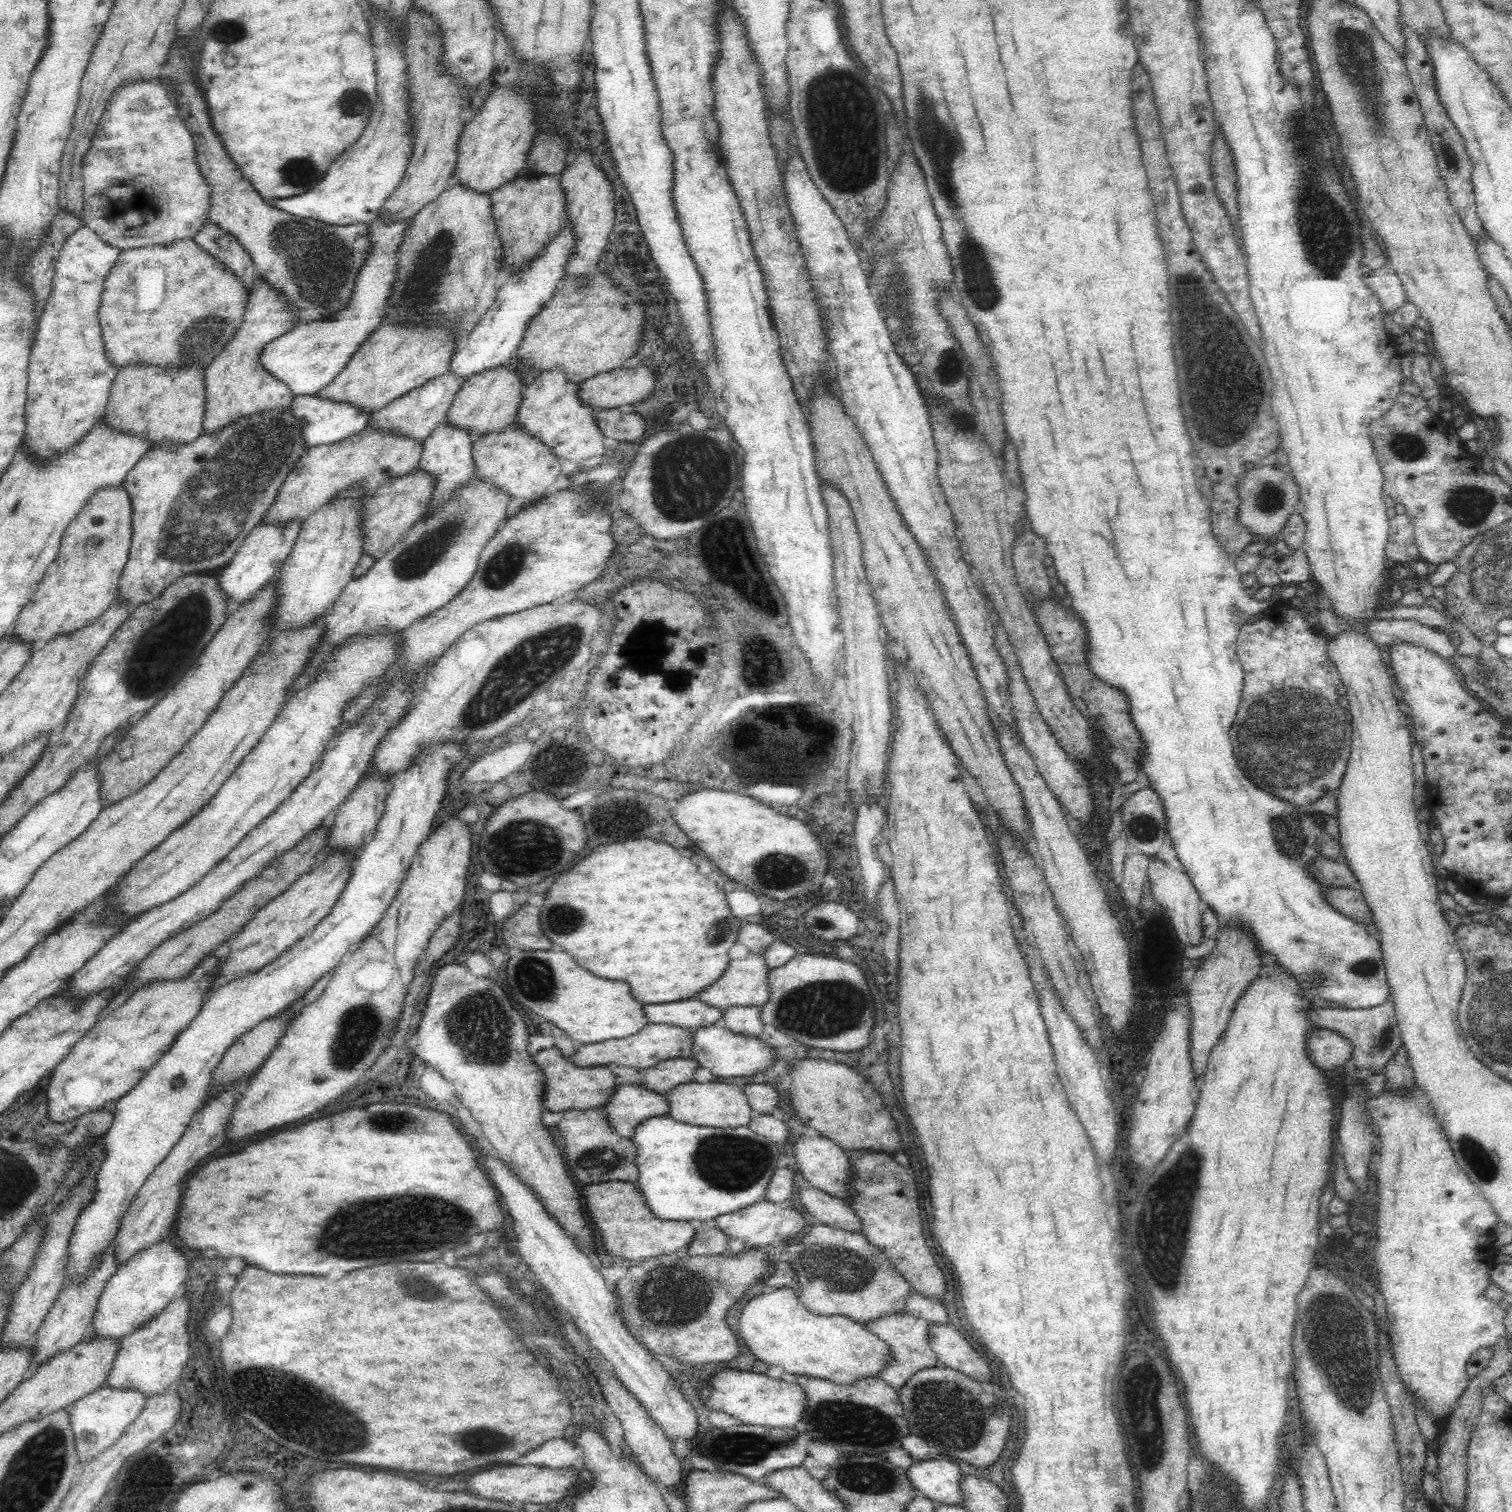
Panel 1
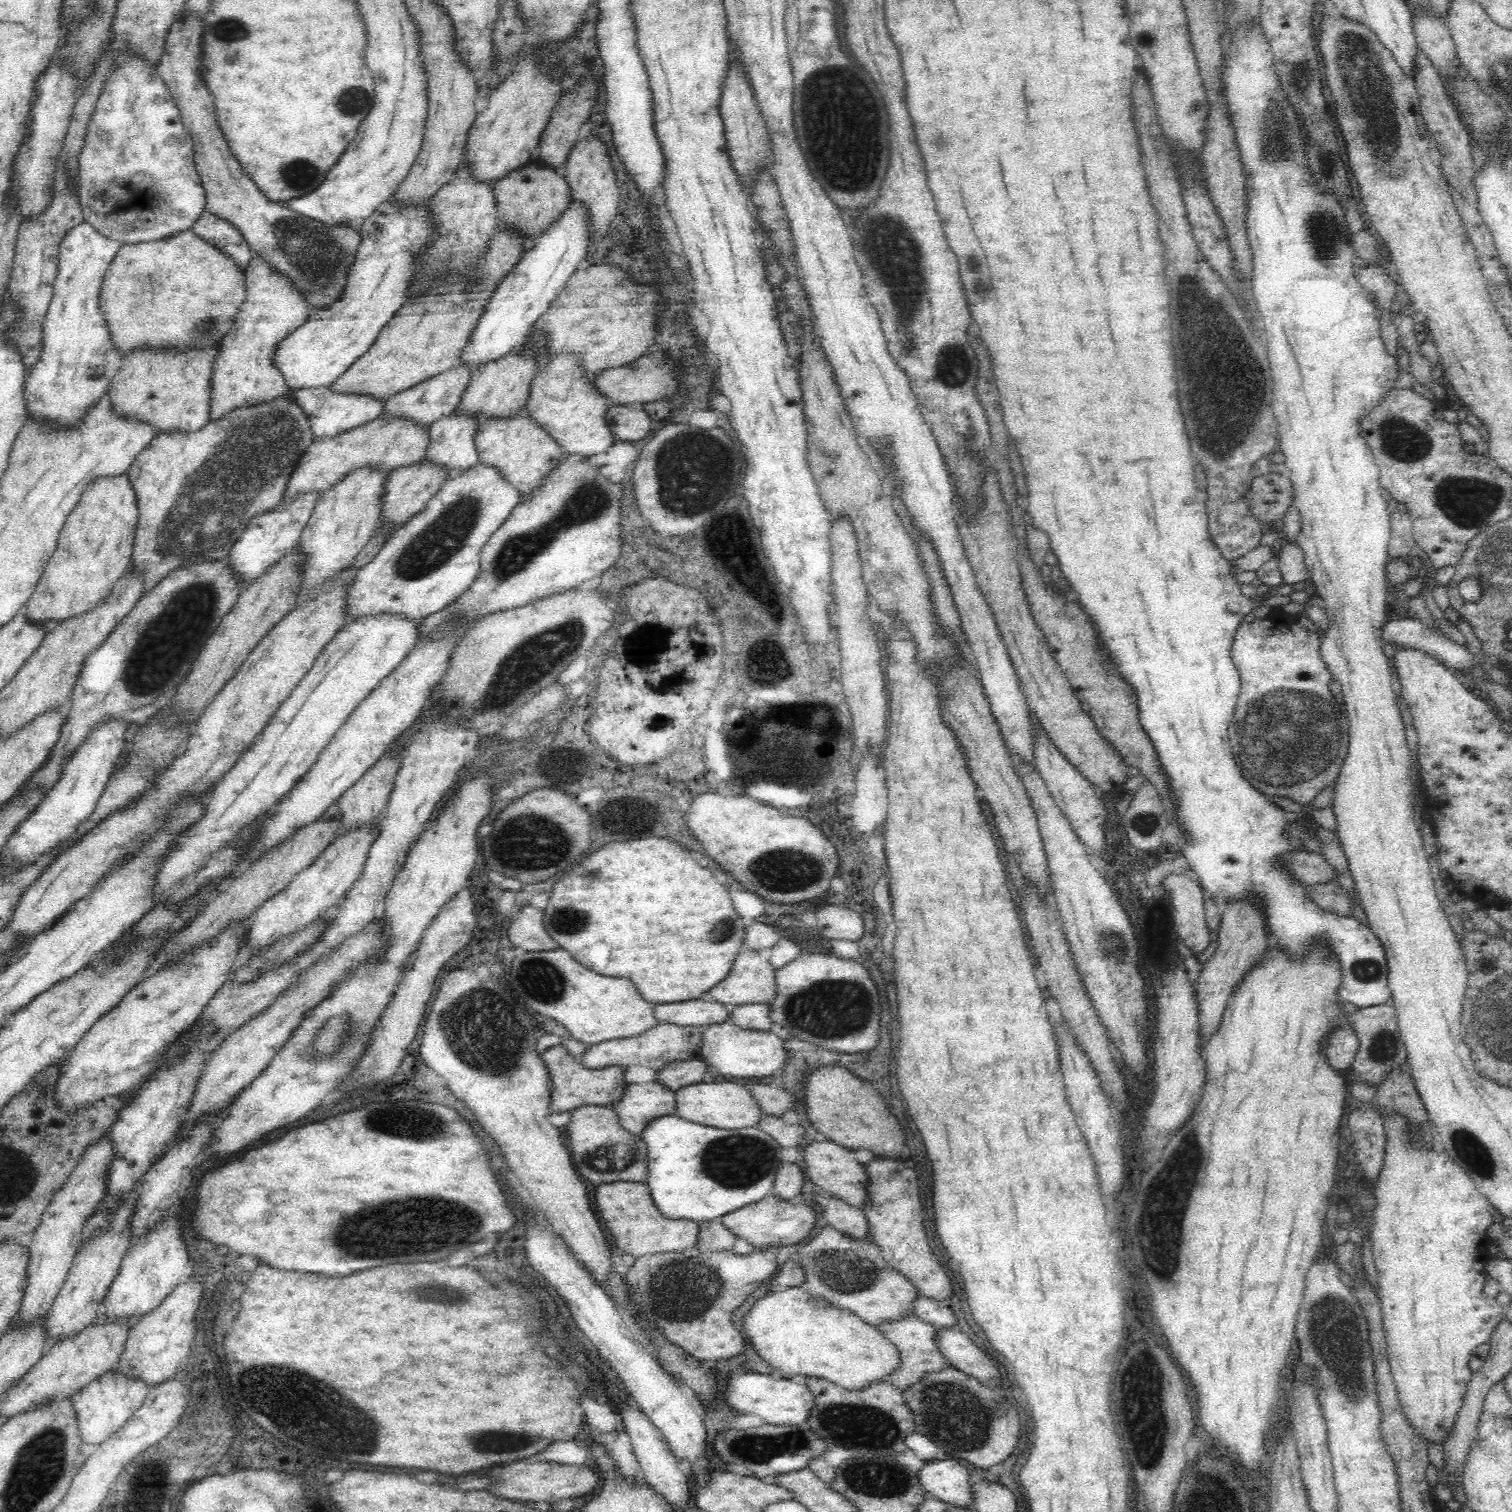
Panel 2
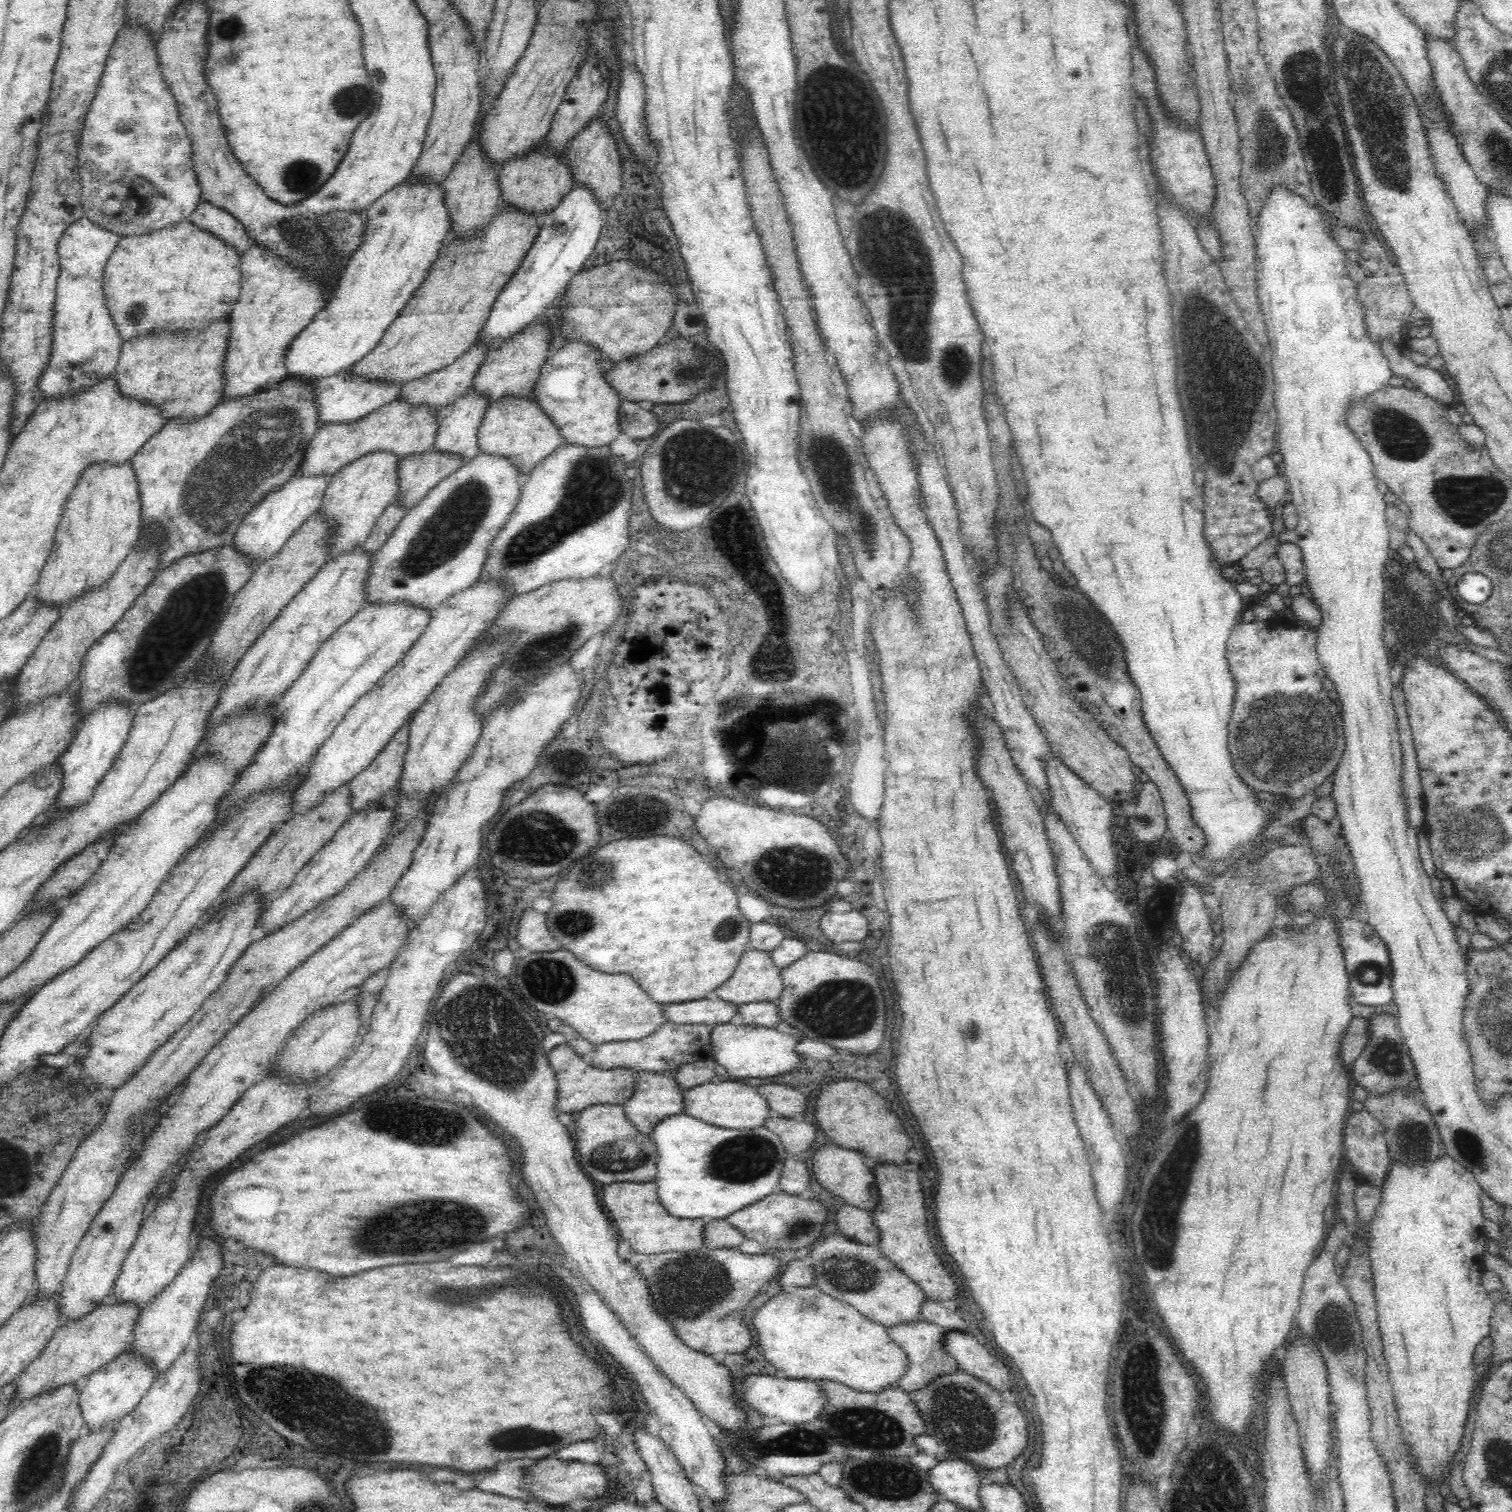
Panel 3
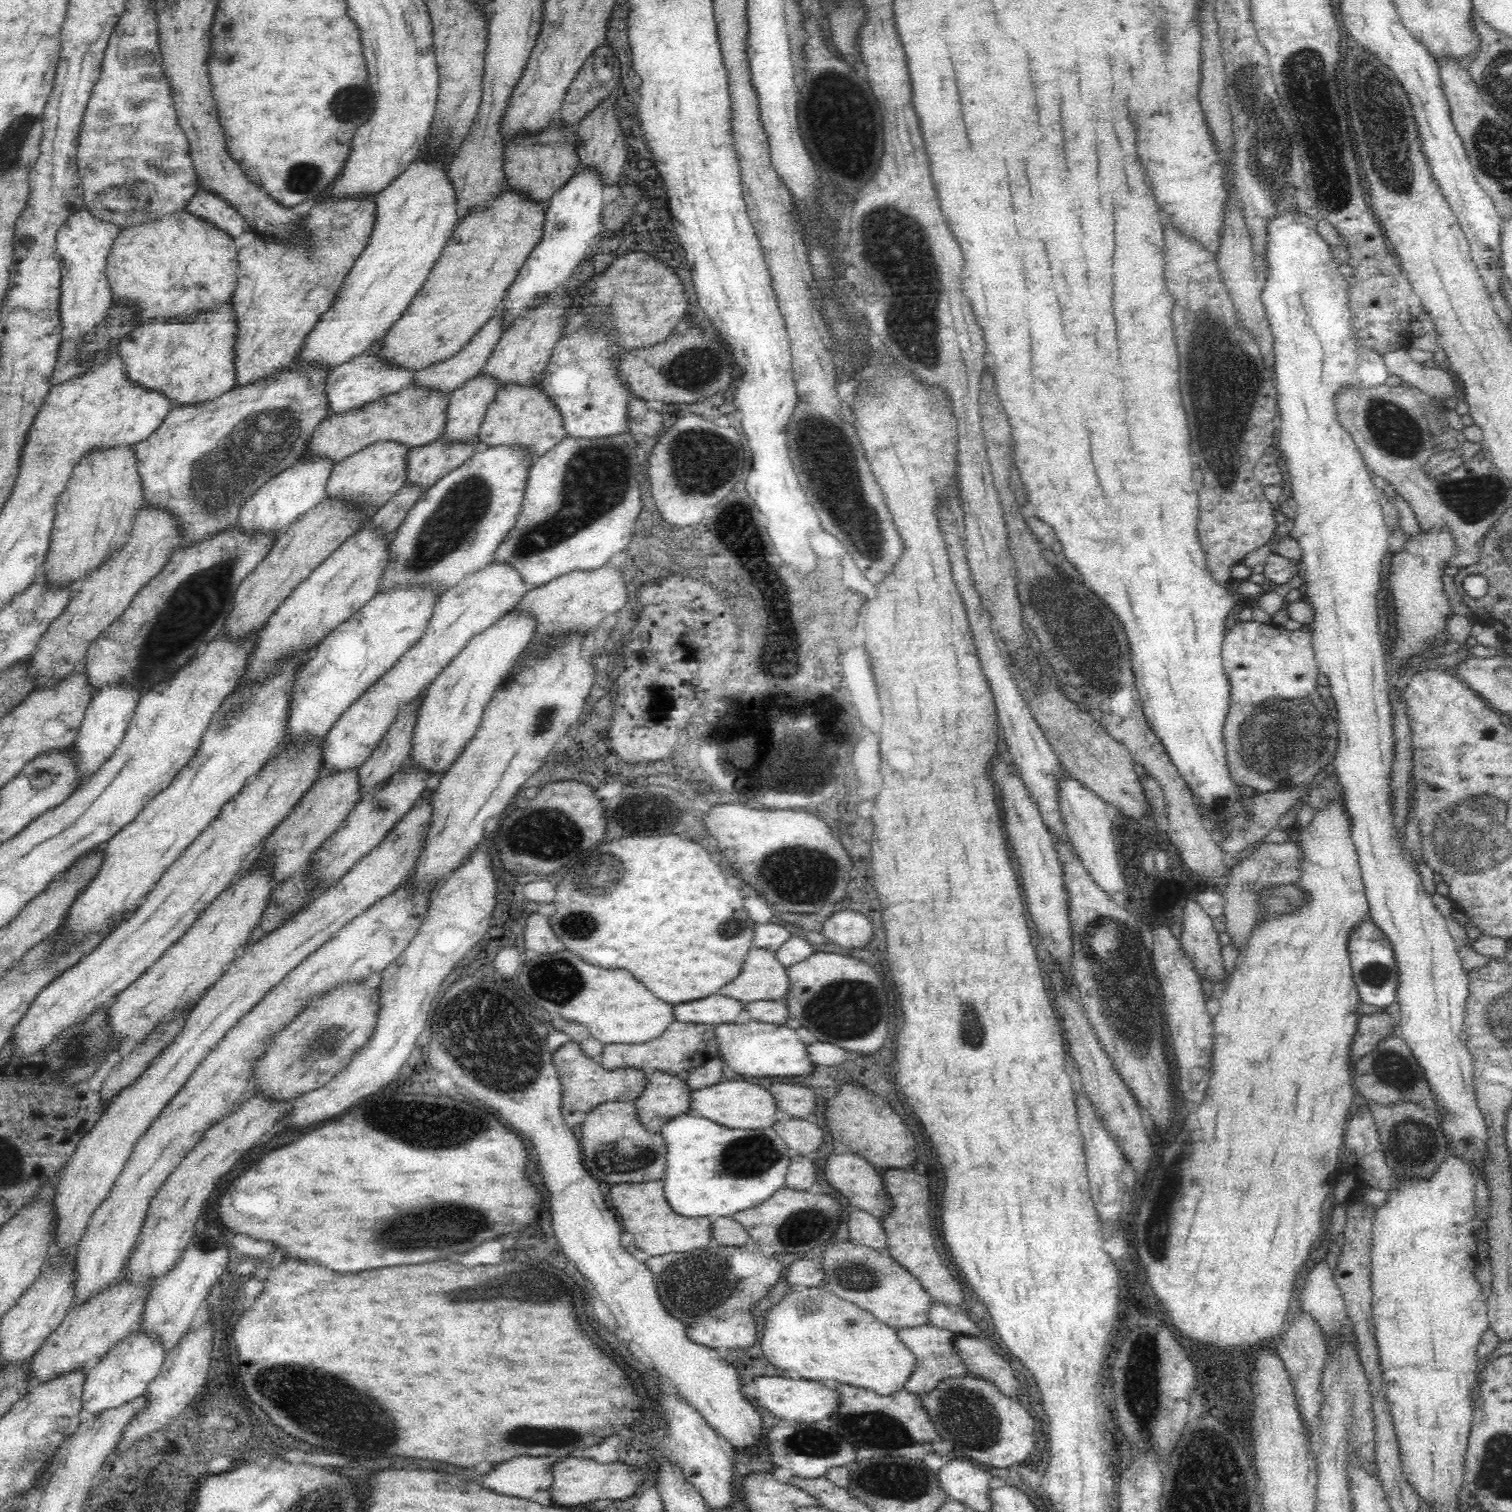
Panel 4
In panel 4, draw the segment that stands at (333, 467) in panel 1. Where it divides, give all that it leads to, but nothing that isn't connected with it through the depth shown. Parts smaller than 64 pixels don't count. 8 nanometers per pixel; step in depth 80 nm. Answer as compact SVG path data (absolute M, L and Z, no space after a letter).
M409 384L400 393L364 405L351 413L330 413L314 430L307 444L306 457L310 461L328 457L328 461L335 465L377 442L400 443L406 445L408 450L430 444L444 433L444 414L448 401L447 394L415 388Z

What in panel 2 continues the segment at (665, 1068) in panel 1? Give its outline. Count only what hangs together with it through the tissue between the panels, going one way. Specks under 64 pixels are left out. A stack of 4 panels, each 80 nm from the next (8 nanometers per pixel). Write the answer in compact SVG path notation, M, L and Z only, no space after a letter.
M700 1058L670 1060L666 1066L654 1071L654 1081L673 1091L682 1086L702 1082L702 1074L708 1068Z

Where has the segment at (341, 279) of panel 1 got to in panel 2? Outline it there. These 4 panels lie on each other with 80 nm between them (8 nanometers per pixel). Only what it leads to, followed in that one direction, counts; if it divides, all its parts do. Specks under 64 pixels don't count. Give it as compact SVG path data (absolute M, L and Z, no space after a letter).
M188 18L184 22L180 22L180 20L176 22L167 34L160 62L156 66L178 107L184 128L188 134L191 134L195 169L198 171L206 191L205 211L192 228L194 234L196 237L204 239L208 245L216 247L220 253L232 258L232 262L240 267L242 273L245 273L247 266L255 256L266 261L276 273L282 274L284 277L288 277L288 281L292 281L292 285L302 293L304 301L308 305L312 305L313 311L327 309L343 296L348 273L355 261L359 244L362 242L360 223L327 226L324 222L303 217L288 207L268 199L244 172L242 165L236 162L236 158L230 156L230 148L222 136L222 130L216 124L214 98L201 75L202 27L203 19L201 18Z

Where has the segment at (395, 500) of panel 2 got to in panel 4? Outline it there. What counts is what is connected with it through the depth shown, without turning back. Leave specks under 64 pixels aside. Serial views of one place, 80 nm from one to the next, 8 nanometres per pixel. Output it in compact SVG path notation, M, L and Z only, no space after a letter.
M440 438L410 449L406 454L406 485L414 485L424 492L451 470L462 466L479 449L480 442L452 443Z

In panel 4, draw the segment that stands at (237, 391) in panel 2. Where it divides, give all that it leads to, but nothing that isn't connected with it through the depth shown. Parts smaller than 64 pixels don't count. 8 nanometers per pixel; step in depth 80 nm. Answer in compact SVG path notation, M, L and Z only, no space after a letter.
M374 197L334 199L314 203L309 214L301 218L309 241L286 245L286 243L278 243L278 239L274 237L256 235L254 242L239 251L237 287L232 300L236 329L232 352L235 388L262 382L286 370L292 364L292 358L300 350L300 344L304 342L306 334L320 320L320 314L324 314L332 306L344 276L348 274L353 262L368 244L368 238L376 220L374 208Z

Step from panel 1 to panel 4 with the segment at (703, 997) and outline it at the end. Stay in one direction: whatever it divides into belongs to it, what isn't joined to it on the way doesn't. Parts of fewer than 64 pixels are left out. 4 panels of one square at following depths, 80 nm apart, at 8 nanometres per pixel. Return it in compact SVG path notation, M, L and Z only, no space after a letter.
M750 948L736 978L722 987L716 994L743 1003L782 1000L788 991L788 975L774 952Z

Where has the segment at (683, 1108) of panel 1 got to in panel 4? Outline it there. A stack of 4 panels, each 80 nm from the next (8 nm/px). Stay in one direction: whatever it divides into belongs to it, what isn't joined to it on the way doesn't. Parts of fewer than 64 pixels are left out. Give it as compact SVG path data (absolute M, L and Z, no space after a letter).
M721 1080L718 1084L704 1086L704 1088L698 1088L698 1090L691 1090L690 1092L690 1112L700 1117L708 1118L708 1120L712 1120L712 1122L726 1128L742 1130L768 1128L772 1126L772 1122L775 1120L774 1114L776 1114L776 1111L774 1097L770 1095L768 1089L745 1081Z

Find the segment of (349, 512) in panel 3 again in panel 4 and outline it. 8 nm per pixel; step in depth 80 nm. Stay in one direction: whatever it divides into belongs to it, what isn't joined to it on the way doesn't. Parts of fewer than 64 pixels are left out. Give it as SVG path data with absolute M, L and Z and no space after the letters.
M388 441L377 442L375 445L363 448L359 453L333 465L326 485L325 497L333 502L353 504L353 506L360 507L360 511L368 509L374 514L406 485L406 454L408 451L406 445Z

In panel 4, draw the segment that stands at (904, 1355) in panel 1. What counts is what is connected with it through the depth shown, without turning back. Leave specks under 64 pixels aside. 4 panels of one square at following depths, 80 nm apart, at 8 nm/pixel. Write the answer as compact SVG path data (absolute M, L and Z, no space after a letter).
M930 1324L911 1328L896 1328L897 1338L904 1343L912 1355L916 1358L916 1365L912 1374L908 1376L906 1385L903 1387L908 1393L920 1395L936 1388L944 1378L956 1378L969 1374L961 1359L953 1353L952 1338L954 1334L947 1329L942 1329Z

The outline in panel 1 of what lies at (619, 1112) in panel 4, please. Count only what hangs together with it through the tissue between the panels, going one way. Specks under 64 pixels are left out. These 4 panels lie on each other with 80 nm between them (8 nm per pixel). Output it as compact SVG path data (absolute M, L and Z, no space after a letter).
M602 1107L564 1111L556 1128L564 1140L562 1156L566 1166L582 1184L591 1185L606 1181L634 1183L638 1180L637 1147L630 1137L622 1138L610 1127L610 1121Z

